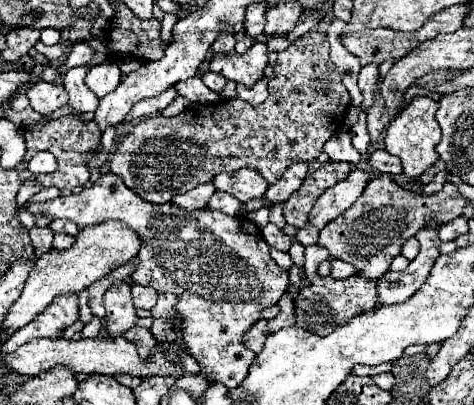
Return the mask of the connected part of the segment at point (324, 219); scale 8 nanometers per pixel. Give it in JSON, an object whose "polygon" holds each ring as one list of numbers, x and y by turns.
{"polygon":[[352,170,346,180,334,184,332,188,328,188,316,200,316,204,314,204,310,216,308,216,308,226,300,228,296,232,296,240,302,246,316,244,320,230,326,224,330,224,334,218,338,218,338,214,348,210,350,204,356,202,356,198,362,194,366,184,368,184,368,174,362,172,362,170]]}

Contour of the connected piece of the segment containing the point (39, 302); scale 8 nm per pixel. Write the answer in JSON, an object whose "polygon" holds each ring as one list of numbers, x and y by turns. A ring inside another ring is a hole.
{"polygon":[[106,220,78,232,72,248,50,250,42,254,26,280,22,296,14,302,14,306,6,314,6,320,2,322,2,330,6,332,2,340,8,340,8,336,12,336,20,326,26,326,30,320,34,320,34,316,38,316,56,296,78,294,82,288,90,286,98,278,110,274,114,268,132,260,140,252,140,248,142,238,132,228,126,228,126,224,122,224,120,220]]}

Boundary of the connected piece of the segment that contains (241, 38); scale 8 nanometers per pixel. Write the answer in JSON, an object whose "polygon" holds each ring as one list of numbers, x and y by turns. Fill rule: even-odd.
{"polygon":[[236,24,234,30,236,30,236,52,244,54,244,52,254,44,254,38,250,38,250,36,246,34,246,28,244,28,242,24]]}

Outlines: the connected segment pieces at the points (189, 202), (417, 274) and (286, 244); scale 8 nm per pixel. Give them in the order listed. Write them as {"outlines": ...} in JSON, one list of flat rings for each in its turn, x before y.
{"outlines":[[[206,182,206,184,200,184,200,186,196,186,194,190,190,190,190,192,186,192,186,194,174,196,172,202,174,202,176,206,192,212,192,210,206,208,206,204,208,204,208,200,210,200,210,196,212,196,214,192,216,192,214,184,212,184,212,182]],[[426,224,416,238,422,242,420,254,410,262,404,272,386,272,378,282,378,298,380,306,390,306,408,300,420,284,424,284,434,260,440,256,440,238,438,238,440,224]],[[268,224,268,226,262,230,262,236,264,236,264,240,266,240,270,246,274,246,274,248,278,248,278,250,282,250,282,252,288,252,288,248,292,246,292,240,290,240,276,224]]]}

